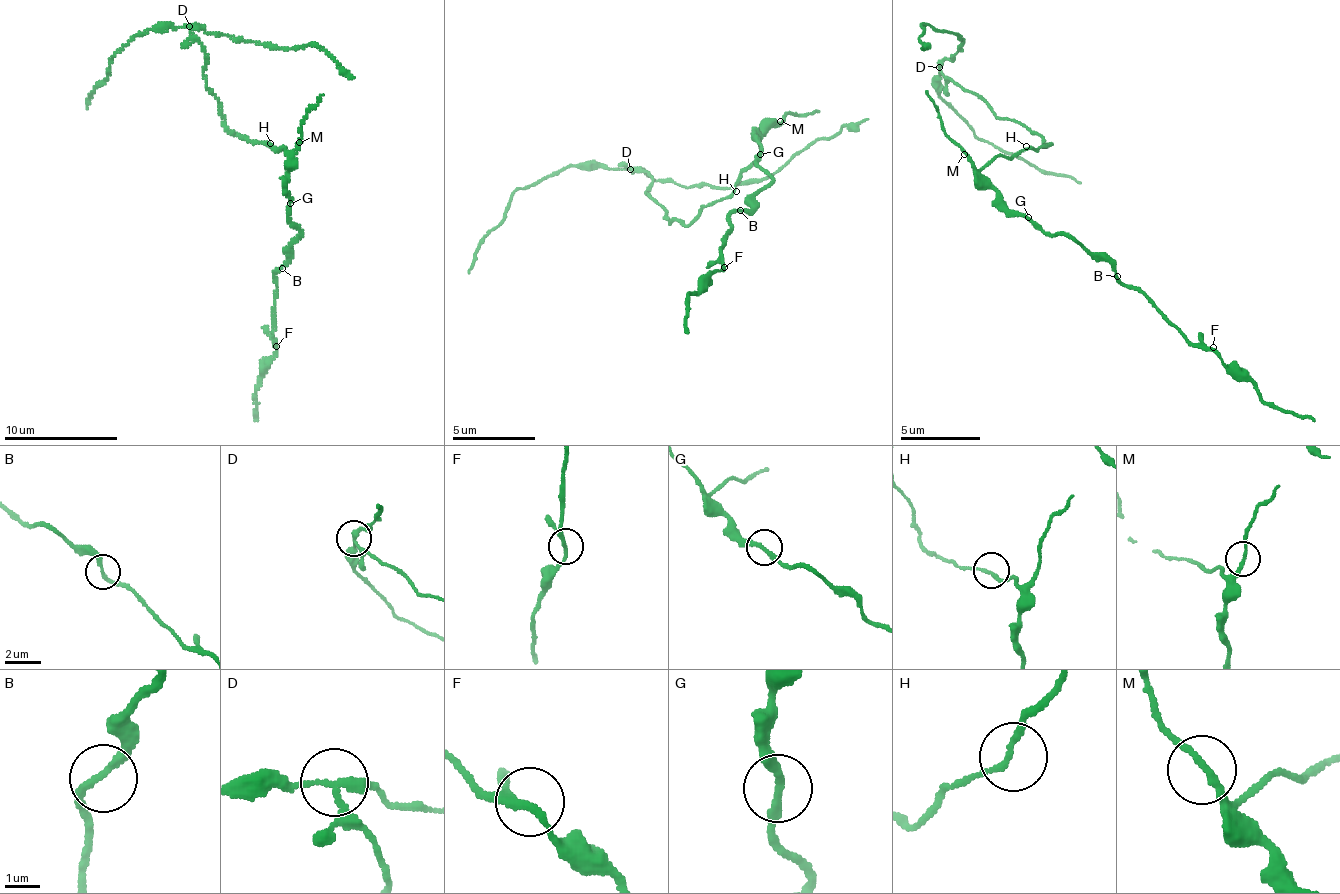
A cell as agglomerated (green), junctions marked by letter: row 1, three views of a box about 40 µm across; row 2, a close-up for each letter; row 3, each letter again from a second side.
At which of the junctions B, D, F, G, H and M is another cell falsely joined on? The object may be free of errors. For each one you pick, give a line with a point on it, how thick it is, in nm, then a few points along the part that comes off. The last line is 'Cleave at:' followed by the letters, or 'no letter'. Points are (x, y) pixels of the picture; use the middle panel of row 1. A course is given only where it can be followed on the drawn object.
D: Place: (630, 169). Thickness 190 nm. Course of the part to remove: (631, 169), (689, 187), (746, 186), (779, 172), (820, 140), (867, 117)
Cleave at: D

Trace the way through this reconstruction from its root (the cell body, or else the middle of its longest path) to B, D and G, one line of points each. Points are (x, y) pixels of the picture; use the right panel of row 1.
B: (1026, 148), (997, 158), (981, 178), (1044, 231), (1075, 236), (1117, 276)
D: (1026, 148), (1035, 147), (1035, 152), (1052, 146), (1021, 125), (998, 115), (940, 71), (940, 68)
G: (1026, 148), (997, 158), (981, 171), (981, 178), (1009, 208), (1028, 217)

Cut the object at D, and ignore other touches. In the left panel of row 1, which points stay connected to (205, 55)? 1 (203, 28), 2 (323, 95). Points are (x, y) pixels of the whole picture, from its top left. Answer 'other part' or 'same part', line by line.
1: other part
2: same part

